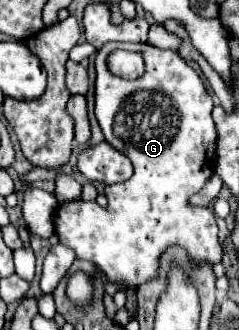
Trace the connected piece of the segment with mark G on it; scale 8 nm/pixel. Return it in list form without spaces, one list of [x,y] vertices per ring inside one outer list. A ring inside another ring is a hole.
[[[108,42],[104,44],[98,52],[96,52],[96,108],[94,108],[94,114],[96,114],[96,120],[104,132],[104,138],[108,144],[112,144],[114,148],[122,148],[122,152],[130,158],[132,166],[134,166],[134,174],[130,180],[122,182],[122,184],[114,184],[114,186],[106,186],[106,196],[108,196],[108,208],[100,208],[96,202],[84,202],[84,200],[76,200],[76,202],[66,202],[66,204],[60,204],[58,210],[56,210],[56,216],[54,216],[54,226],[56,226],[56,232],[60,236],[60,244],[66,244],[70,246],[74,252],[76,252],[76,258],[80,260],[90,260],[90,262],[96,262],[108,276],[110,282],[116,282],[120,286],[120,290],[130,290],[130,288],[138,288],[142,282],[150,280],[152,276],[156,276],[156,270],[158,270],[158,258],[160,254],[166,250],[166,246],[170,244],[180,244],[184,246],[190,256],[196,260],[196,262],[220,262],[222,260],[222,246],[220,246],[220,240],[218,240],[218,226],[216,226],[216,218],[214,214],[208,210],[208,208],[196,208],[196,206],[190,206],[188,204],[188,198],[192,194],[196,194],[198,190],[202,190],[202,186],[206,184],[206,180],[214,174],[214,168],[216,168],[216,126],[214,126],[214,120],[212,120],[212,96],[206,92],[200,76],[196,74],[196,70],[178,56],[178,52],[174,50],[160,50],[160,48],[154,48],[150,44],[120,44],[120,42]],[[114,50],[132,50],[132,52],[142,52],[144,54],[144,60],[146,60],[146,72],[140,80],[122,80],[118,76],[112,76],[108,66],[106,66],[106,56]]]

